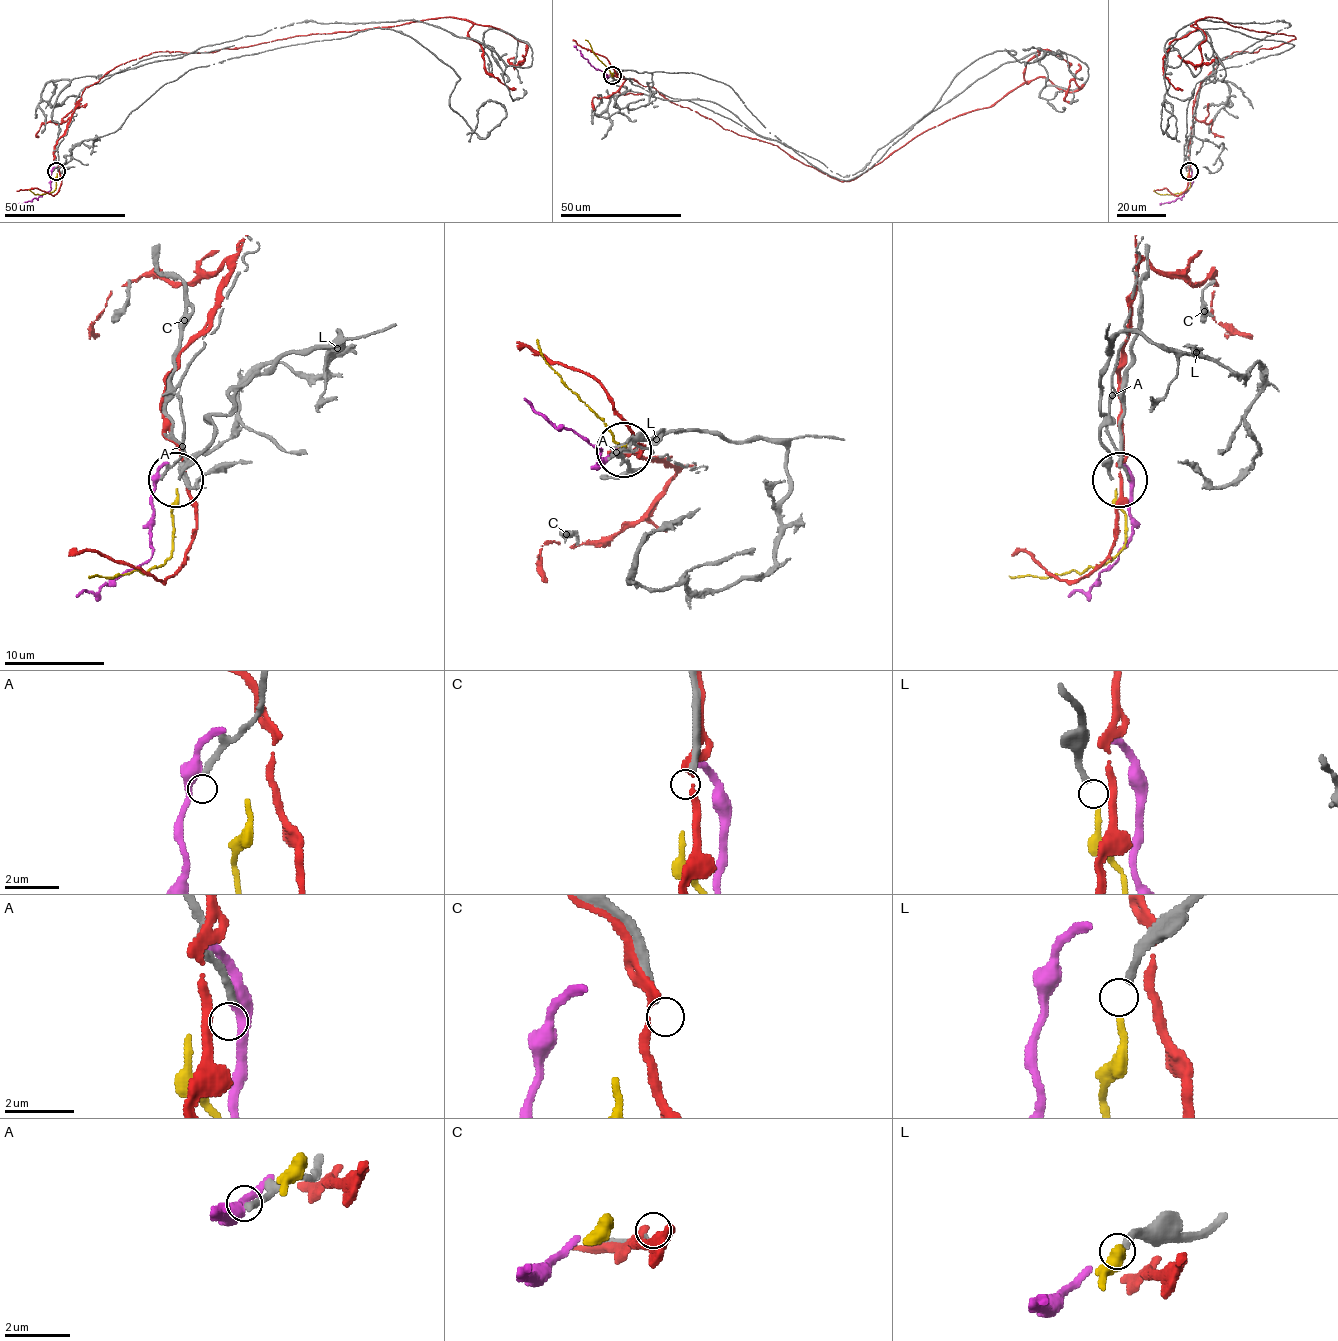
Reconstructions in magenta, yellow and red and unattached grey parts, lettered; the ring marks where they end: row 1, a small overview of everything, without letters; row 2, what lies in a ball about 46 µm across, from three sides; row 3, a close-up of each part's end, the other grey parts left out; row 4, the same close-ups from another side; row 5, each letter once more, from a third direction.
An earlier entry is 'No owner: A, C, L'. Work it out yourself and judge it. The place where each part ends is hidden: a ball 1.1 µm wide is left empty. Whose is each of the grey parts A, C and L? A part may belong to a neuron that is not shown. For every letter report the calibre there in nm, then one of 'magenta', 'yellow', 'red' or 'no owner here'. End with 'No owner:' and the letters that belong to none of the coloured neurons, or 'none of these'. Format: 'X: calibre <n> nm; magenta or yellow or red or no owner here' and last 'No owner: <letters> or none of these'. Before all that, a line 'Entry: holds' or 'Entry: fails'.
Entry: holds
A: calibre 220 nm; no owner here
C: calibre 240 nm; no owner here
L: calibre 220 nm; no owner here
No owner: A, C, L

